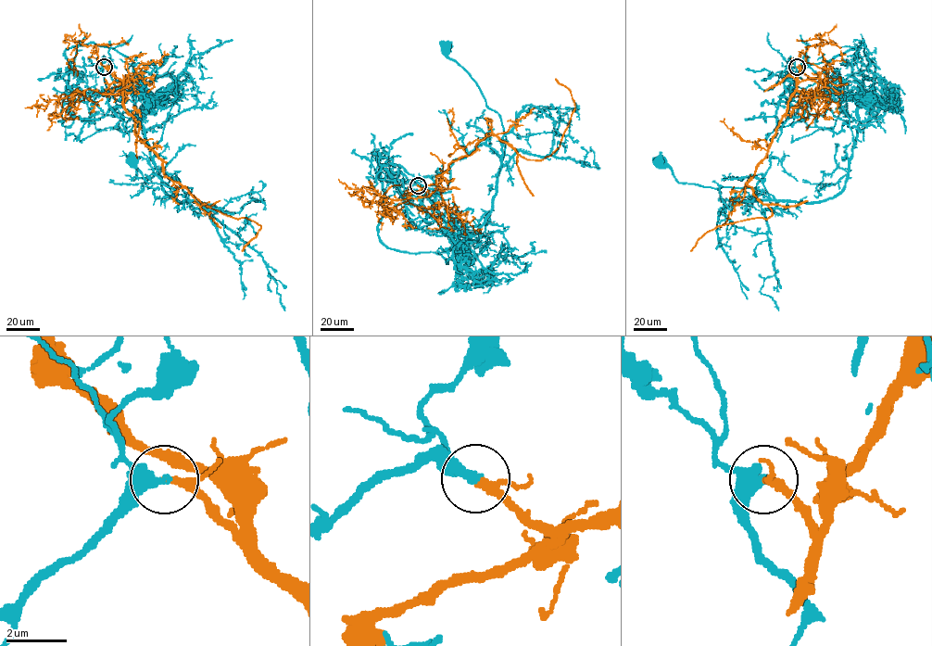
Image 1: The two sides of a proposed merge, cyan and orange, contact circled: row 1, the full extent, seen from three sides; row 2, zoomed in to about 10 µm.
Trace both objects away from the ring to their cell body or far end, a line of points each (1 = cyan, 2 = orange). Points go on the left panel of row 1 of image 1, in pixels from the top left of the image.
1: (104, 67), (95, 93), (120, 88), (145, 98), (142, 125), (161, 186), (256, 250), (284, 310)
2: (104, 67), (122, 82), (125, 109), (136, 134), (162, 160), (163, 173), (201, 203), (261, 226), (241, 251)

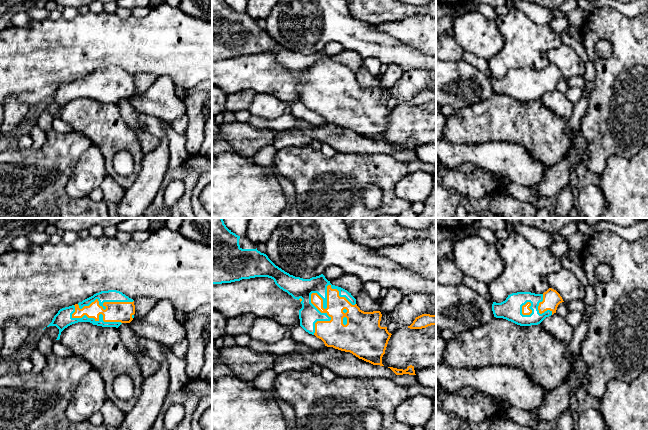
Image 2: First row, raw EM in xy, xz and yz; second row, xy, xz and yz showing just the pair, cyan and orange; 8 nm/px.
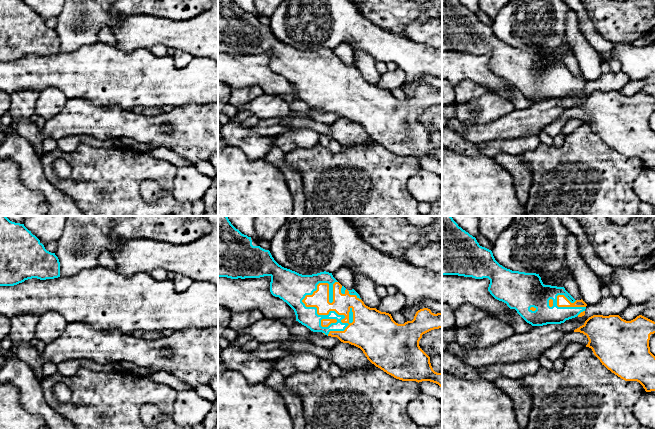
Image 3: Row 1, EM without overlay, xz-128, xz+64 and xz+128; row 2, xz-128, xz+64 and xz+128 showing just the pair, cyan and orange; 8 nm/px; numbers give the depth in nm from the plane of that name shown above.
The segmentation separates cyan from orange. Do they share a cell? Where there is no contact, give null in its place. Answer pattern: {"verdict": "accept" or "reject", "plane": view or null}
{"verdict": "reject", "plane": "xz"}

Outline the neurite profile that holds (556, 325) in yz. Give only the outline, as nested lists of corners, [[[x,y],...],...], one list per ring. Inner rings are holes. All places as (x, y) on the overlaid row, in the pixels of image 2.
[[[557,313],[546,317],[540,324],[546,331],[564,342],[569,343],[573,337],[574,328]]]

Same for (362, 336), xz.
[[[331,285],[327,286],[327,308],[323,308],[323,299],[317,294],[311,294],[311,303],[321,312],[326,313],[330,321],[317,321],[315,323],[314,335],[321,339],[325,346],[335,349],[350,352],[359,359],[369,362],[373,365],[382,364],[382,357],[391,333],[387,327],[381,327],[380,321],[382,314],[380,311],[364,312],[357,304],[352,305],[345,297],[339,296],[337,289],[332,289]]]

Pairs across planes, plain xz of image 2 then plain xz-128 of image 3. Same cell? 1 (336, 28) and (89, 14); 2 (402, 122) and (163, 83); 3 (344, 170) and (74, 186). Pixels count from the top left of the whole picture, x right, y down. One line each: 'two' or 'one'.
1: one
2: two
3: one

